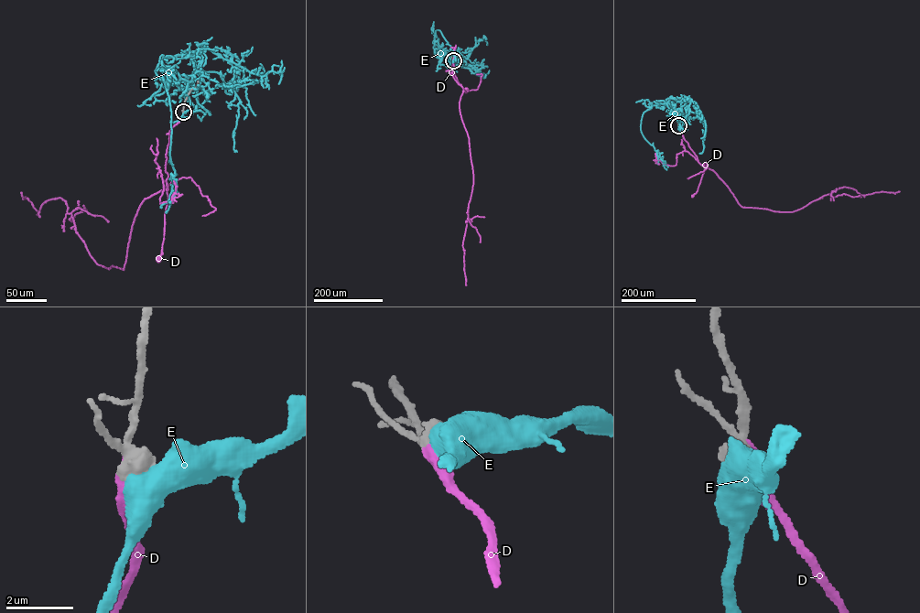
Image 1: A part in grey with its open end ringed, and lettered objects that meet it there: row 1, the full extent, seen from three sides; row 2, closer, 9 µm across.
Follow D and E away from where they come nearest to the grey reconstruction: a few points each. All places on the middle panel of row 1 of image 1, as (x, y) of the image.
D: (453, 60), (451, 68), (455, 76), (466, 92), (466, 89)
E: (453, 60), (459, 61), (455, 54), (435, 43), (437, 30), (439, 30), (450, 46), (455, 60)

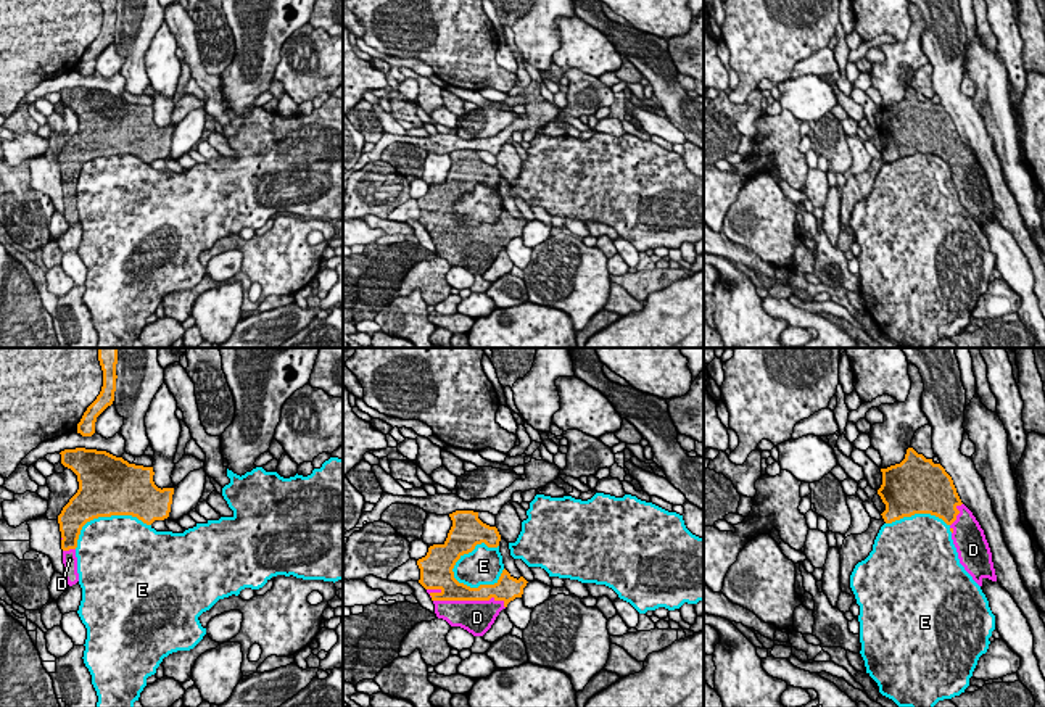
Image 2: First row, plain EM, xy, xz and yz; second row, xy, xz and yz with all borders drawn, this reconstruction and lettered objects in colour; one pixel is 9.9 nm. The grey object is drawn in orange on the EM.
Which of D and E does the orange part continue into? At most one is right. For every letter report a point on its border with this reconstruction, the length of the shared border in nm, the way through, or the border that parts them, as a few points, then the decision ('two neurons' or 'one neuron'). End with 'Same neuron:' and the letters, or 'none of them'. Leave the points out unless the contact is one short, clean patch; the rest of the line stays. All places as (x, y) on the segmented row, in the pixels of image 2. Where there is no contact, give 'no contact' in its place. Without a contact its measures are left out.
D: xz (470, 599) | 700 nm | one neuron
E: xz (469, 551) | 550 nm | two neurons
Same neuron: D

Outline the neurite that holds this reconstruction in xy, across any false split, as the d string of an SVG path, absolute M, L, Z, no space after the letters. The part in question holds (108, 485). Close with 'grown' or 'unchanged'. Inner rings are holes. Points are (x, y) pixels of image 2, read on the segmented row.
M64 449L61 464L77 475L79 490L58 515L64 578L69 586L79 581L76 548L82 527L98 517L132 515L147 525L169 517L174 488L158 488L153 482L153 467L129 464L106 451Z; grown

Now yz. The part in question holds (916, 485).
M913 448L900 464L881 469L882 485L878 490L886 511L886 523L915 514L942 519L952 531L960 564L982 586L982 580L997 581L992 552L984 530L973 512L961 502L952 477L940 464L926 459Z; grown

